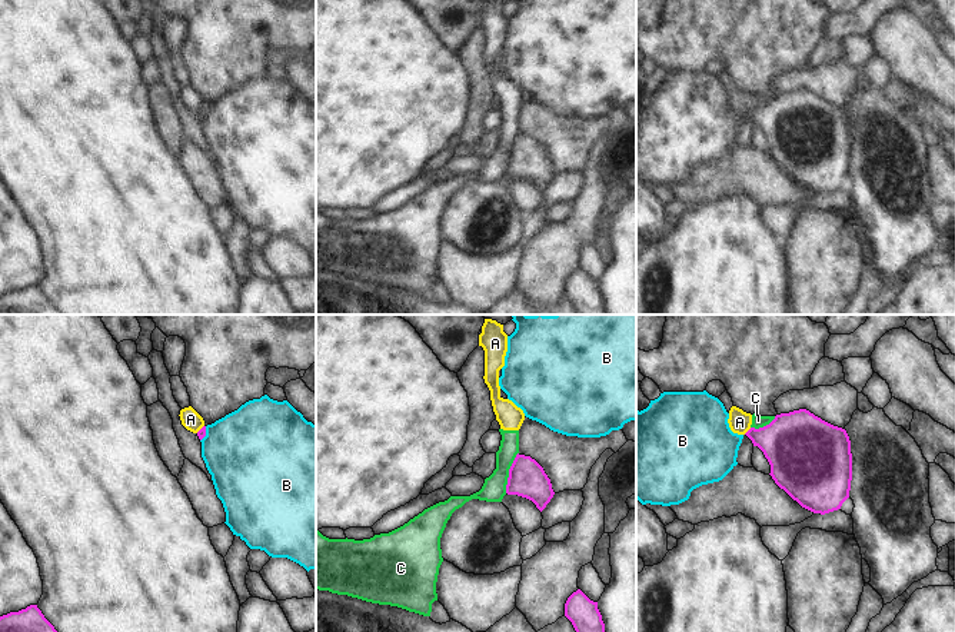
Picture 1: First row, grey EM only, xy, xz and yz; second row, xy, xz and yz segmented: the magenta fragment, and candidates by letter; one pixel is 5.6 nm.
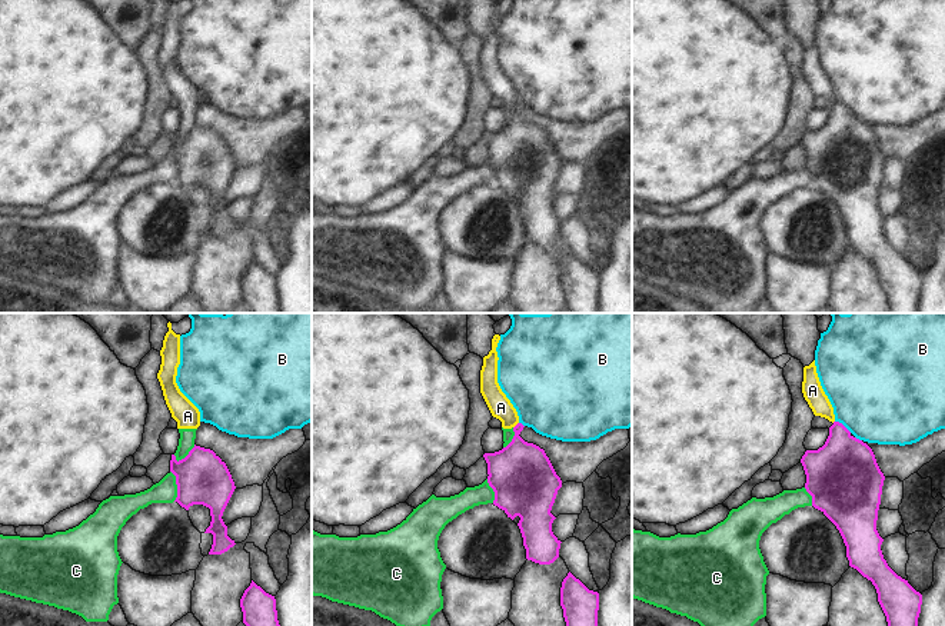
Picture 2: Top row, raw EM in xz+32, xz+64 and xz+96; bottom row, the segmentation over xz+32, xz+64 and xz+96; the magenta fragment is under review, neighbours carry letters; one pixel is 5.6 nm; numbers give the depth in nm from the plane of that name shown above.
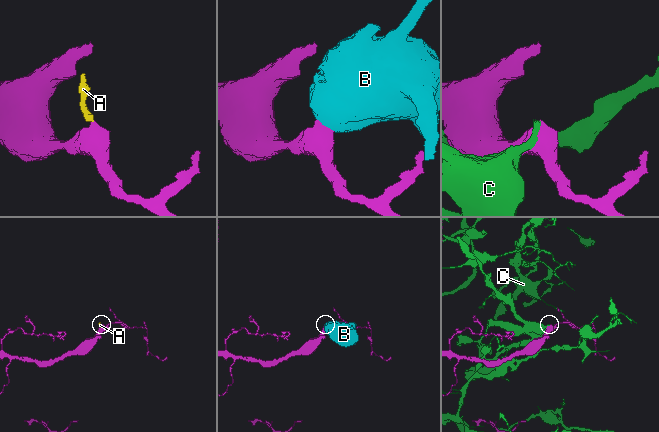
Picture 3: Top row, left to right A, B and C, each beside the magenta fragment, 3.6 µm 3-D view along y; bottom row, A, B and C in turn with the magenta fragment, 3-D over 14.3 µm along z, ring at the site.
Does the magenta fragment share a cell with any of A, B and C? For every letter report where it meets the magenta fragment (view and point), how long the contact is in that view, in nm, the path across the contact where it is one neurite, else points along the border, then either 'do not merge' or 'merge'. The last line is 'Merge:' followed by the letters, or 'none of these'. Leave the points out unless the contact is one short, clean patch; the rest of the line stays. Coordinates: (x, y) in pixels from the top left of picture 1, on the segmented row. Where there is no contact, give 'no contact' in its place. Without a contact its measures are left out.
A: yz (748, 431) | 60 nm | along yz (751, 428), (744, 433) | do not merge
B: xy (205, 433) | 90 nm | along xy (206, 426), (206, 435), (200, 441) | do not merge
C: xz (509, 472) | 240 nm | do not merge
Merge: none of these

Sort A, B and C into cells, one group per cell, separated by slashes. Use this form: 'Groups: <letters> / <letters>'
Groups: A C / B

